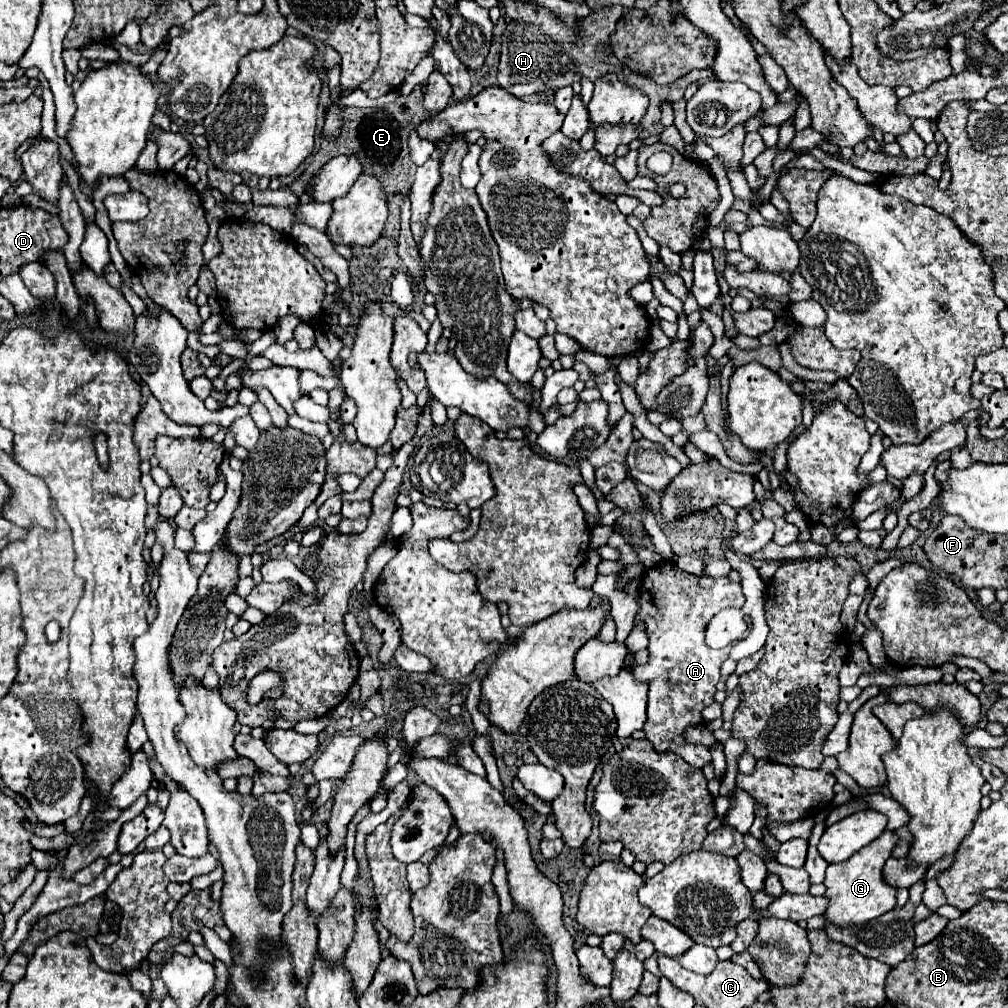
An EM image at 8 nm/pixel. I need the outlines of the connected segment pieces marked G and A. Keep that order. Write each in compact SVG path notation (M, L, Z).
M885 830L869 848L861 848L861 852L855 852L845 864L829 864L825 886L825 896L829 898L829 908L825 912L825 918L839 924L839 926L851 926L861 924L871 918L877 918L889 910L895 908L895 892L897 888L889 886L883 878L883 866L885 860L891 858L891 852L897 844L899 836L893 830Z
M661 562L647 570L641 582L637 622L647 624L649 662L632 668L639 682L649 684L649 704L645 736L657 752L677 752L687 764L703 768L713 762L707 746L689 744L683 732L703 724L703 708L715 702L715 684L719 682L719 666L729 656L729 648L711 650L705 644L705 628L709 620L723 608L741 608L745 596L739 582L721 578L697 578L677 568L673 562Z

